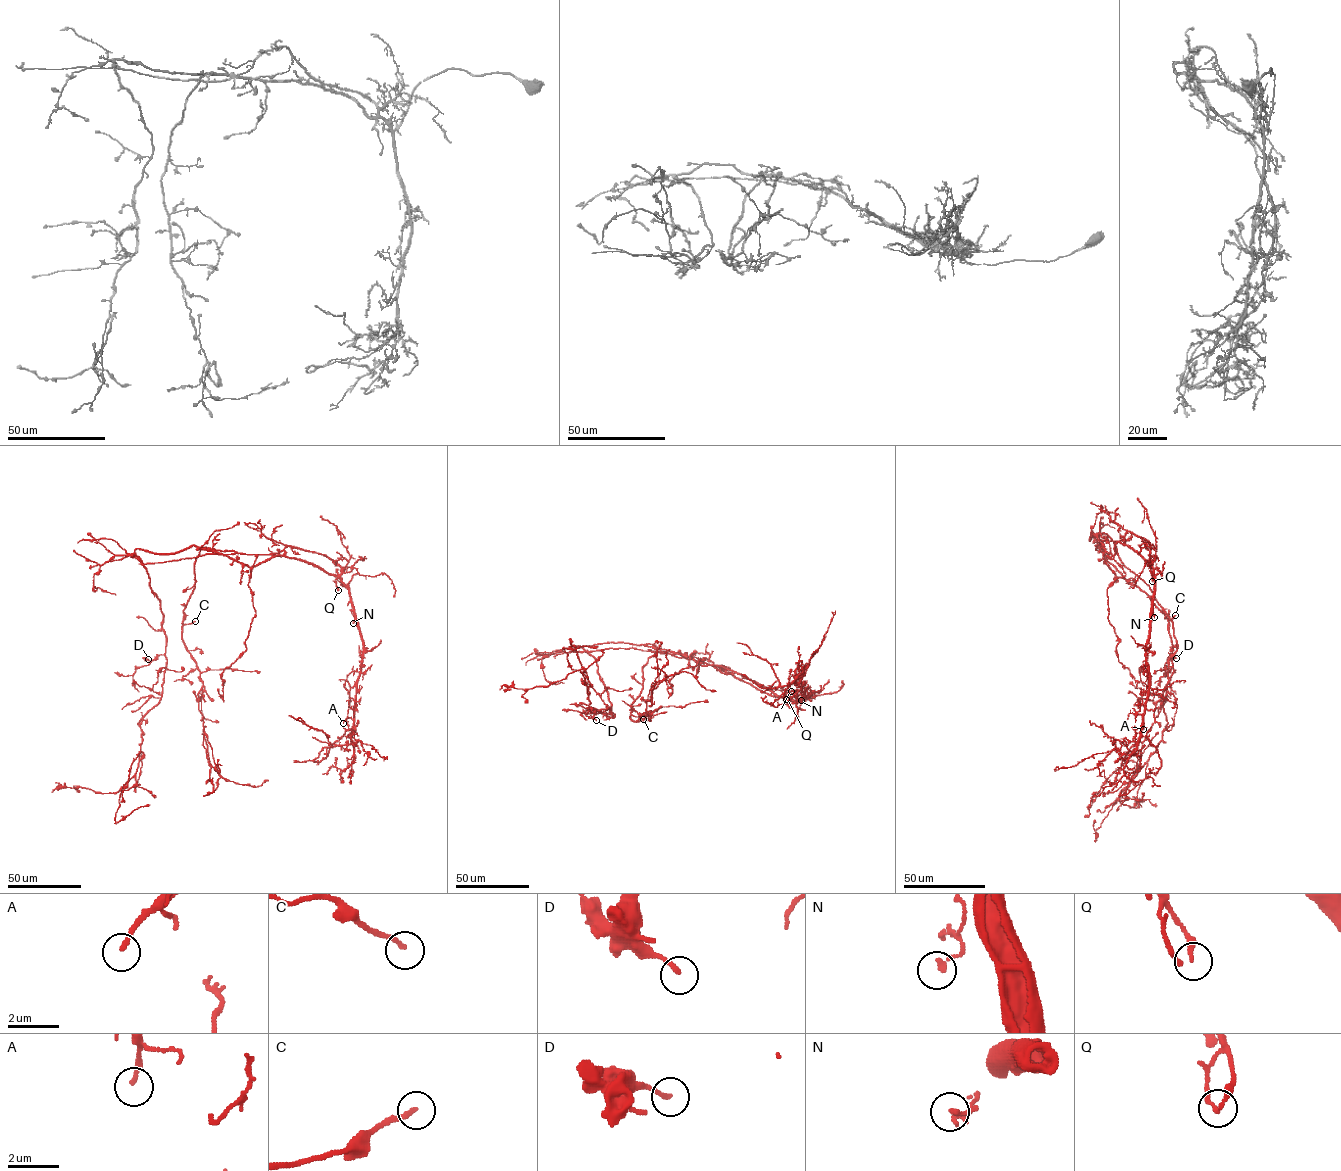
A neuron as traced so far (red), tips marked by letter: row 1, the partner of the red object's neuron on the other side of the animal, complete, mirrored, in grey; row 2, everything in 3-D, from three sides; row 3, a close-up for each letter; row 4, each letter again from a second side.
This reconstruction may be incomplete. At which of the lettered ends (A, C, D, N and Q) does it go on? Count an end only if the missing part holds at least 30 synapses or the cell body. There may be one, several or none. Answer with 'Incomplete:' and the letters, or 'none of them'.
Incomplete: C

